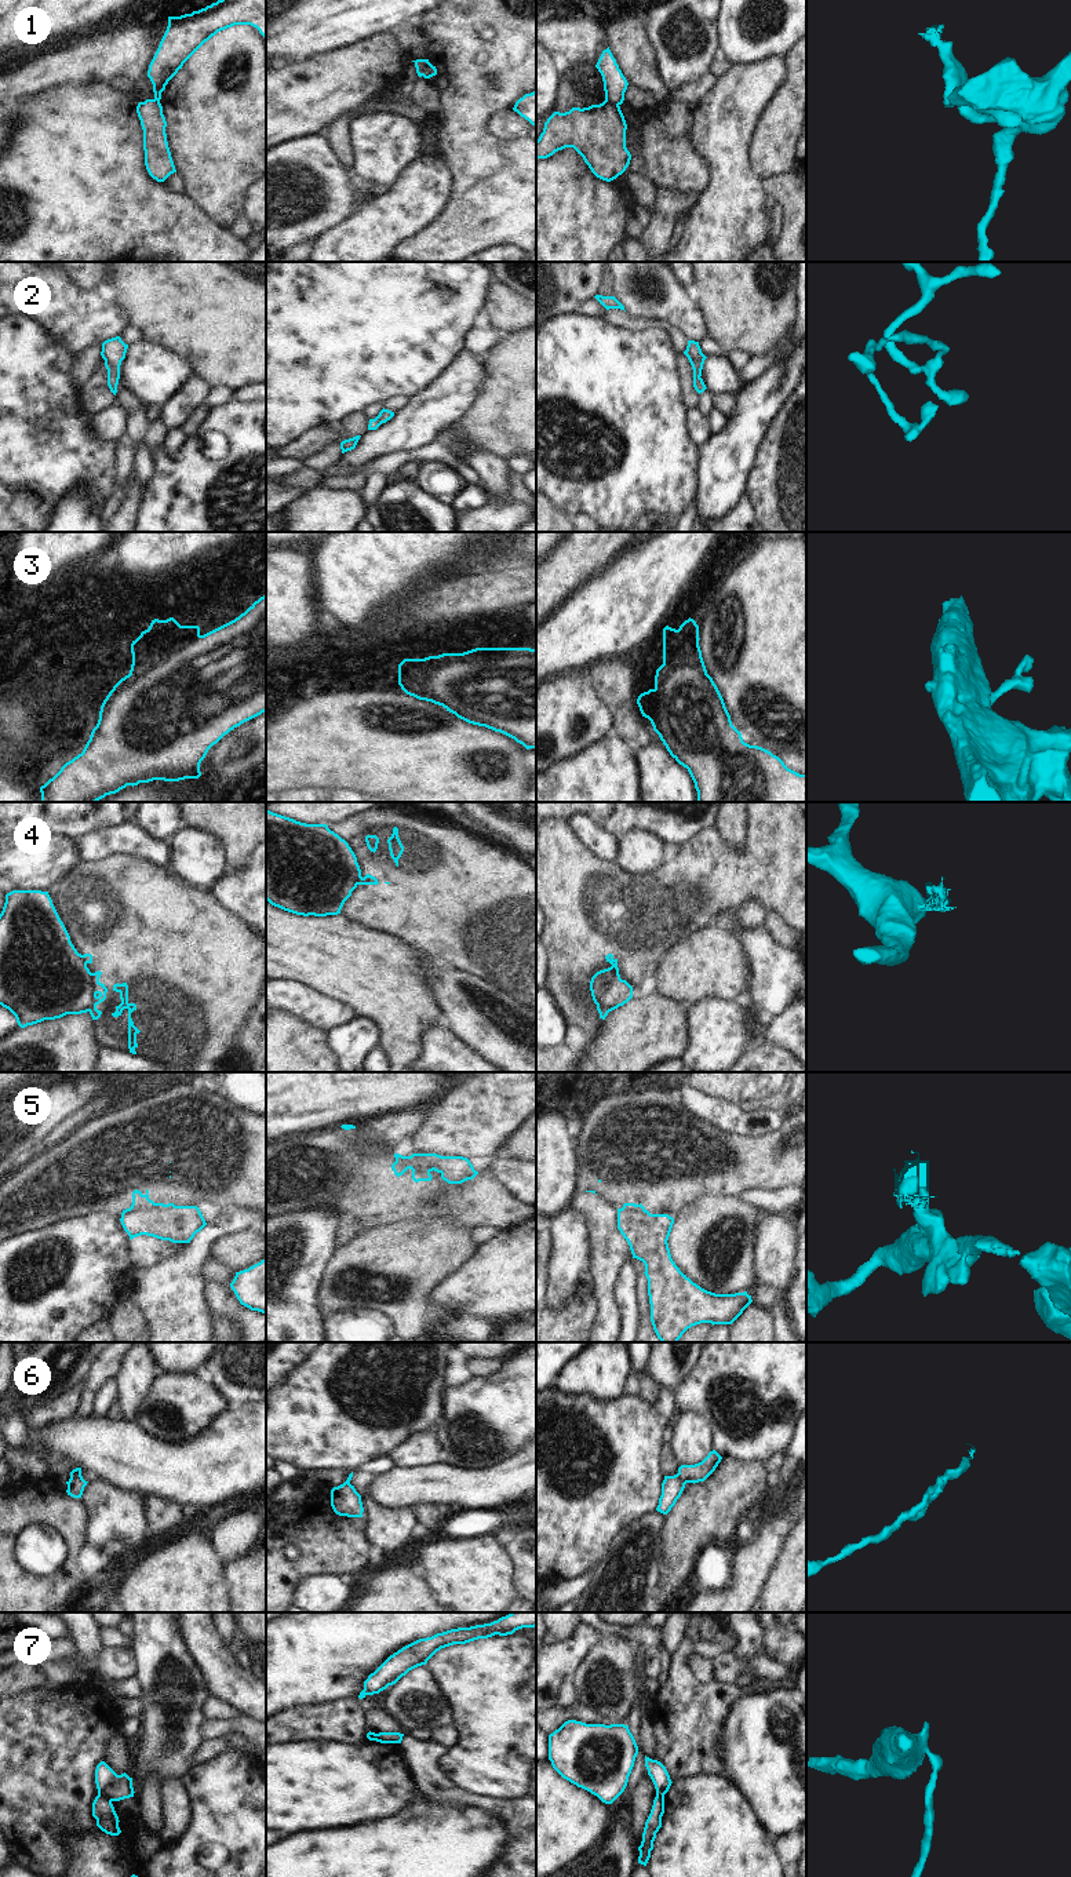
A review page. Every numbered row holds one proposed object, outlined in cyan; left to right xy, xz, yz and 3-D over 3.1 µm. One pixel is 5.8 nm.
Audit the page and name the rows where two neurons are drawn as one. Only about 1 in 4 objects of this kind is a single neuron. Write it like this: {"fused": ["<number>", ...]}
{"fused": ["1", "2", "4", "5", "6", "7"]}

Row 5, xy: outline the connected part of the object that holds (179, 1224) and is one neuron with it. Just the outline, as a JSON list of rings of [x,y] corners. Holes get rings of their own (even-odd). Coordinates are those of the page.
[[[197,1206],[139,1210],[123,1216],[120,1221],[130,1240],[147,1235],[172,1243],[190,1243],[194,1235],[207,1225]]]

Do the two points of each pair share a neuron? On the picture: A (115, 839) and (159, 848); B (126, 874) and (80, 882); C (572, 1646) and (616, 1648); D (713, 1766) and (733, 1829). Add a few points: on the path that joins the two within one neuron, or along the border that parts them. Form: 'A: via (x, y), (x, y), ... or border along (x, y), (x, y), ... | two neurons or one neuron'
A: via (126, 839), (148, 848) | one neuron
B: via (115, 882), (91, 882) | one neuron
C: border along (603, 1636), (587, 1653), (574, 1675) | two neurons
D: border along (722, 1772), (718, 1775), (694, 1774), (684, 1779) | two neurons

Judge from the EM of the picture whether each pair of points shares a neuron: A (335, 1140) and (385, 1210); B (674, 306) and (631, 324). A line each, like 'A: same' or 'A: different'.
A: same
B: different

